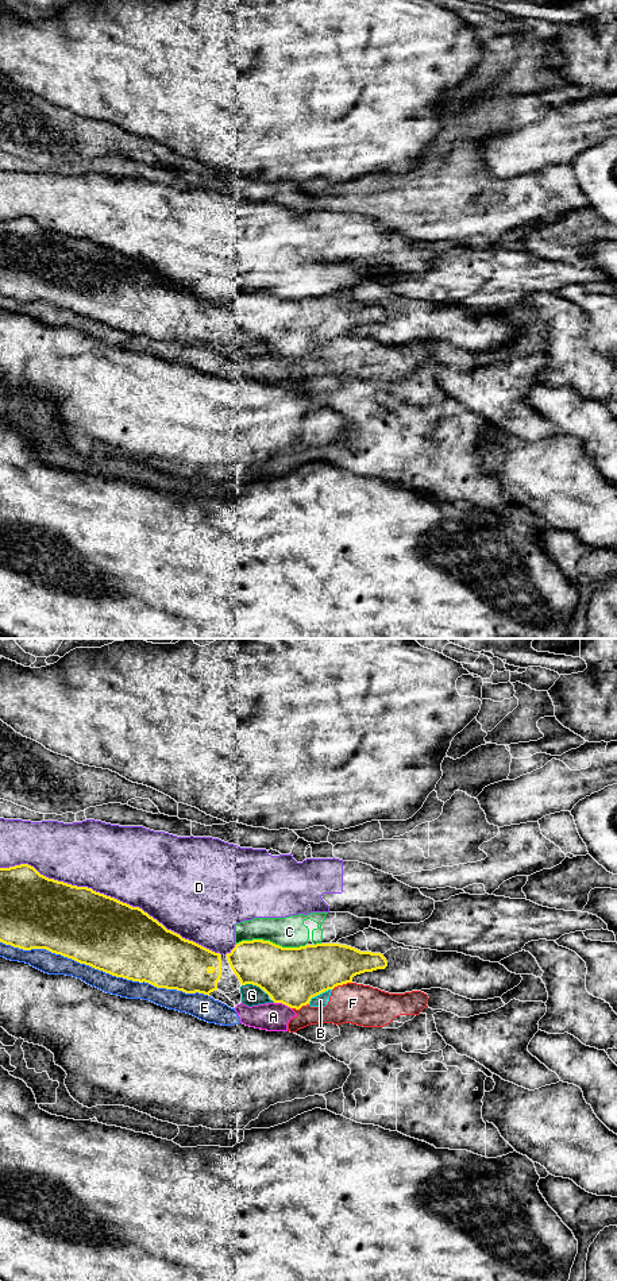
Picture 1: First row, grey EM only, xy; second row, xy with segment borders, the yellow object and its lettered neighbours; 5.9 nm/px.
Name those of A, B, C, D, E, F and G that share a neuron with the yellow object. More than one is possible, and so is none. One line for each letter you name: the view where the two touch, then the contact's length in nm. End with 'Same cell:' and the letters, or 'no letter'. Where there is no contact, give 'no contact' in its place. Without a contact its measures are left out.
Same cell: no letter

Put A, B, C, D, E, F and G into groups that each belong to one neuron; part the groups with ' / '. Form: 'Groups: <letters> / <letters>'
Groups: A B E F / C D / G

